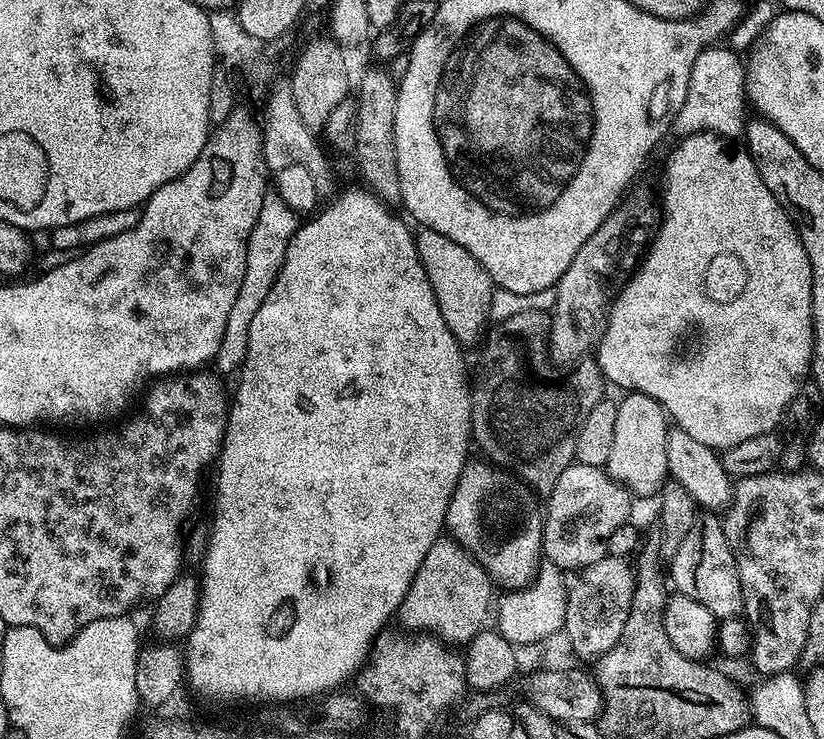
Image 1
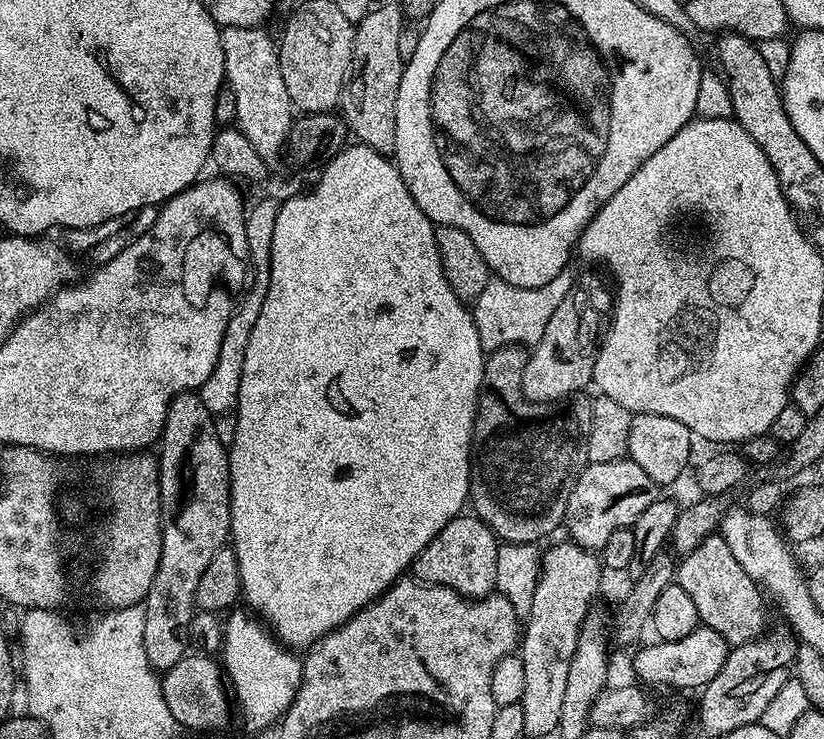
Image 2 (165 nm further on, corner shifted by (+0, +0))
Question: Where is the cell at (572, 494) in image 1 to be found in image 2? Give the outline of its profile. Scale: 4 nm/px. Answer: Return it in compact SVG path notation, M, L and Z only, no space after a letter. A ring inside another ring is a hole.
M630 459L615 460L614 462L598 462L588 464L584 471L576 477L567 493L566 514L563 527L568 528L571 543L589 550L599 550L606 546L610 534L614 530L631 528L632 523L658 498L658 486L654 478L647 476Z

